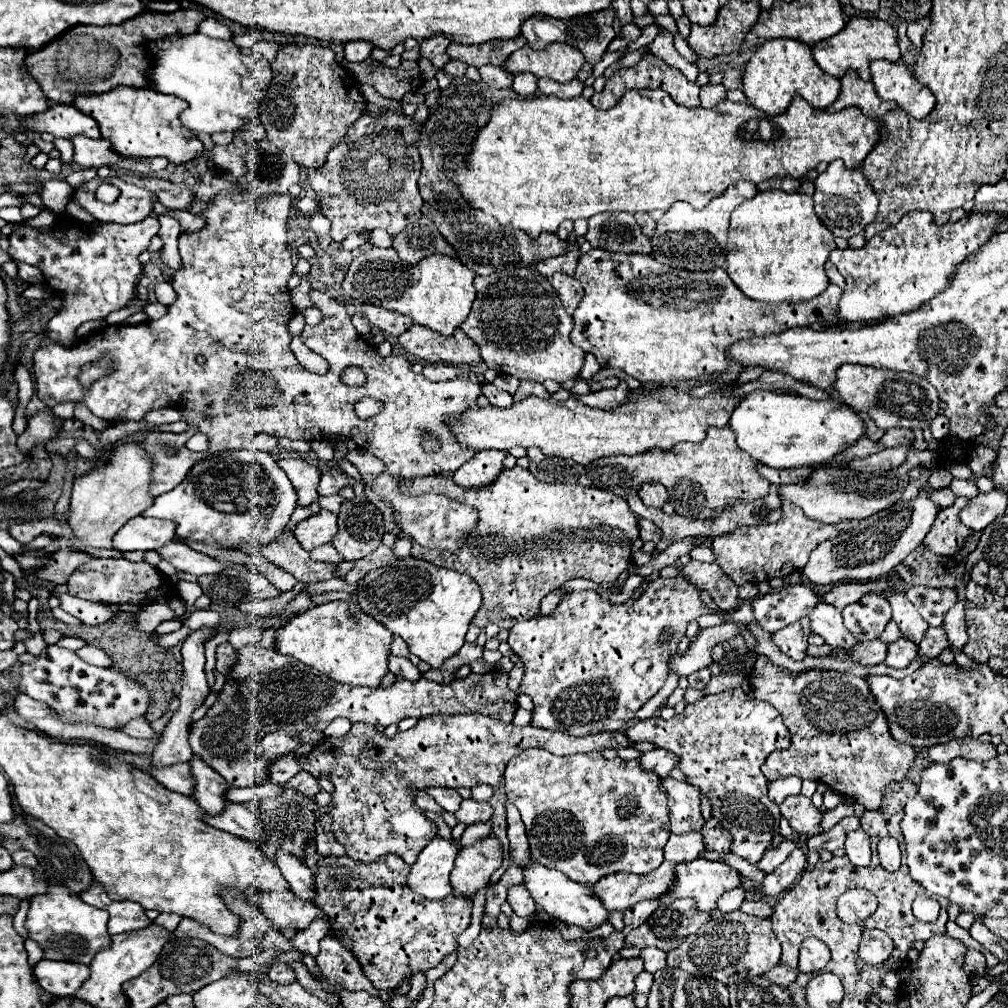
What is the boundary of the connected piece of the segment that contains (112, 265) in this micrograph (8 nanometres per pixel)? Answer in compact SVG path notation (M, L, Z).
M61 216L55 222L53 232L41 234L27 224L13 232L9 236L9 256L37 266L47 284L63 296L63 308L48 323L47 336L62 346L73 347L77 340L75 332L83 322L101 320L111 312L125 308L133 300L137 276L141 274L137 258L147 250L157 232L157 216L149 216L139 224L103 224L101 228L81 228L67 216Z

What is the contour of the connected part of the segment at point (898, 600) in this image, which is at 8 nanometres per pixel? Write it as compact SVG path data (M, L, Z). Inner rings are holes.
M895 592L895 594L889 594L887 600L893 608L893 620L897 622L903 638L911 640L913 644L919 644L921 638L925 636L929 624L923 622L923 618L915 610L915 606L911 606L911 602L907 602L905 594Z

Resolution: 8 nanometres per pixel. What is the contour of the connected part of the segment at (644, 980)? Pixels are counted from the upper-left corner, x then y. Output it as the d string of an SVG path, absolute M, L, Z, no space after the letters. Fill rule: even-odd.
M641 972L639 976L637 976L637 980L635 980L635 990L639 992L639 994L649 994L649 990L651 990L651 984L653 984L653 974L649 974L649 972Z

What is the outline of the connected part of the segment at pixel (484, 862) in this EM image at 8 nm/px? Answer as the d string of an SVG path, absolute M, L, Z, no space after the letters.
M489 834L479 842L461 848L461 858L455 860L451 872L451 886L463 896L473 896L479 888L489 884L491 874L503 862L503 846L497 836Z

